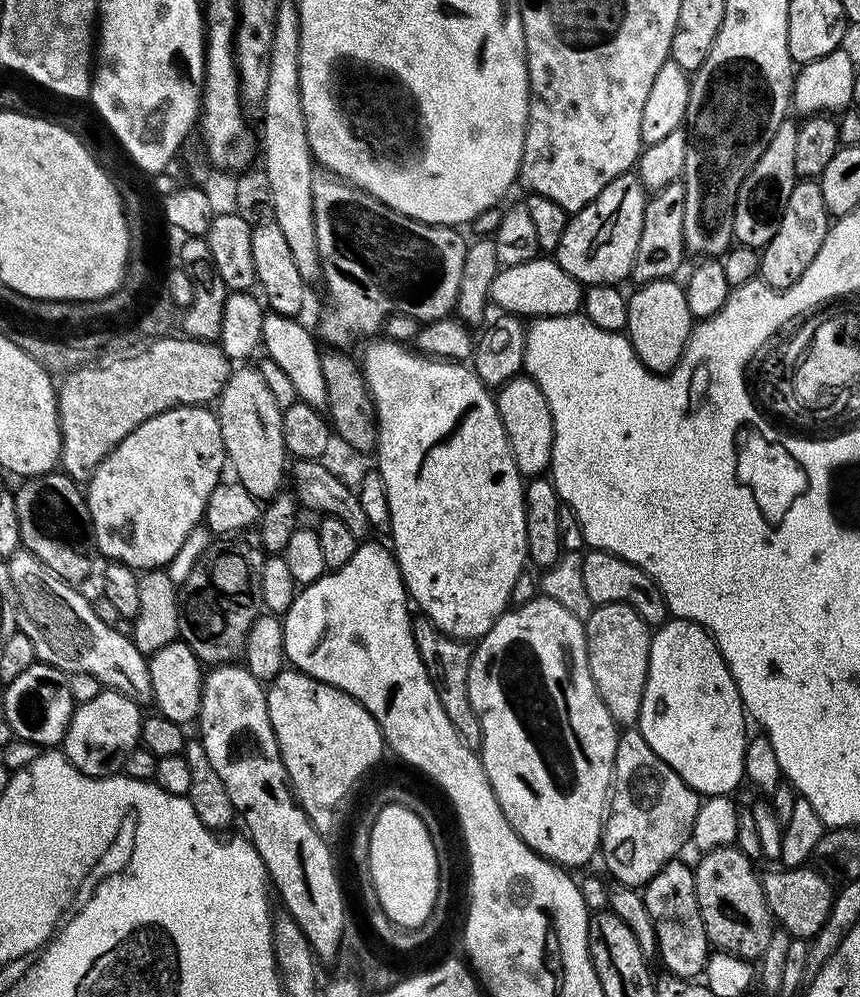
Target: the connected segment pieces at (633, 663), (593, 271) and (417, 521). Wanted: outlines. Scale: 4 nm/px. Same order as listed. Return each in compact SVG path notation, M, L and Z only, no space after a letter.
M601 604L593 607L588 620L584 621L584 637L586 638L586 654L588 655L590 674L594 678L598 698L602 698L602 706L606 706L610 718L621 729L631 729L639 721L640 711L642 710L642 694L646 690L650 646L652 645L650 625L630 606L625 604Z
M635 171L624 172L618 178L614 178L614 182L610 182L610 186L606 186L606 190L602 190L602 194L598 194L598 198L594 198L594 202L590 202L582 211L575 213L569 219L566 230L562 234L562 242L558 242L554 253L554 259L560 263L562 270L566 270L566 274L576 277L581 284L591 286L594 284L615 284L623 285L623 280L627 281L632 275L632 267L634 266L634 254L638 254L638 238L642 235L642 218L646 214L646 206L648 205L648 196L644 183L641 182L639 175Z
M376 338L371 341L372 344L364 352L364 360L362 359L362 371L364 373L364 380L368 383L368 393L372 395L372 407L376 417L376 451L374 459L378 463L378 471L382 474L382 478L386 482L386 498L390 502L390 533L392 532L392 544L394 555L397 564L400 566L400 578L404 581L405 588L408 589L408 594L413 605L420 607L419 611L428 617L430 623L438 630L442 630L447 636L452 636L455 640L462 640L465 642L479 641L481 636L484 636L490 630L490 626L494 626L494 622L507 612L511 598L511 590L514 588L514 582L517 581L518 576L526 570L526 565L529 563L528 559L528 539L526 538L526 510L524 509L524 490L526 487L525 481L522 479L518 466L514 462L514 454L510 450L510 442L506 438L506 430L502 426L502 418L498 414L498 406L496 405L493 393L482 383L472 371L471 367L464 362L453 362L451 360L441 360L430 356L421 356L419 352L413 350L411 347L399 344L387 338Z

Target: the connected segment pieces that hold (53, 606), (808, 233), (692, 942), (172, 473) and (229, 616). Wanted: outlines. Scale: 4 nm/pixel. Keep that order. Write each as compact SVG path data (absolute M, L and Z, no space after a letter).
M27 550L14 553L6 563L16 626L30 642L34 642L37 661L61 668L65 674L94 674L105 689L120 692L141 706L152 704L148 660L129 637L118 634L118 630L110 630L110 626L94 614L92 600L84 597L79 587L55 576Z
M797 179L794 190L790 190L790 199L786 201L786 210L782 210L782 222L778 222L778 230L774 230L774 238L770 238L770 242L760 252L759 279L768 287L777 290L794 286L794 282L798 282L798 278L802 278L802 274L806 272L806 266L814 262L822 242L826 242L829 227L830 214L826 210L826 202L822 199L819 179Z
M677 858L664 864L654 878L644 885L642 895L646 911L650 914L657 934L658 960L665 964L667 971L679 979L695 981L708 964L710 945L702 914L698 910L696 897L696 873Z
M185 406L183 408L171 408L146 422L142 422L142 426L138 426L130 434L126 434L126 438L122 438L122 442L118 442L118 446L114 446L114 450L110 450L107 458L92 471L92 475L86 481L86 499L92 519L97 553L105 561L125 564L133 570L163 569L181 549L182 542L186 541L187 535L203 521L206 502L217 484L221 483L223 476L220 475L223 474L224 468L226 469L226 457L224 455L224 443L222 442L222 430L220 429L220 423L216 420L215 411L211 407Z
M245 530L237 532L231 538L220 538L212 542L207 550L194 563L194 568L190 572L190 576L186 582L179 585L179 607L180 607L180 634L179 639L186 646L190 646L190 650L200 659L201 665L219 666L222 664L231 664L241 659L244 651L244 643L246 642L246 634L250 634L250 626L254 626L254 622L262 615L262 569L266 553L260 547L260 533L256 530Z

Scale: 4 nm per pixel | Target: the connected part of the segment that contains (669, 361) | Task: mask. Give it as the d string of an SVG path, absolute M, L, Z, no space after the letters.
M675 279L655 280L649 284L639 285L633 296L627 297L628 301L628 327L626 335L636 356L646 365L650 371L657 374L666 374L682 358L682 354L688 345L688 339L692 336L694 317L690 314L690 306L686 306L686 294Z

